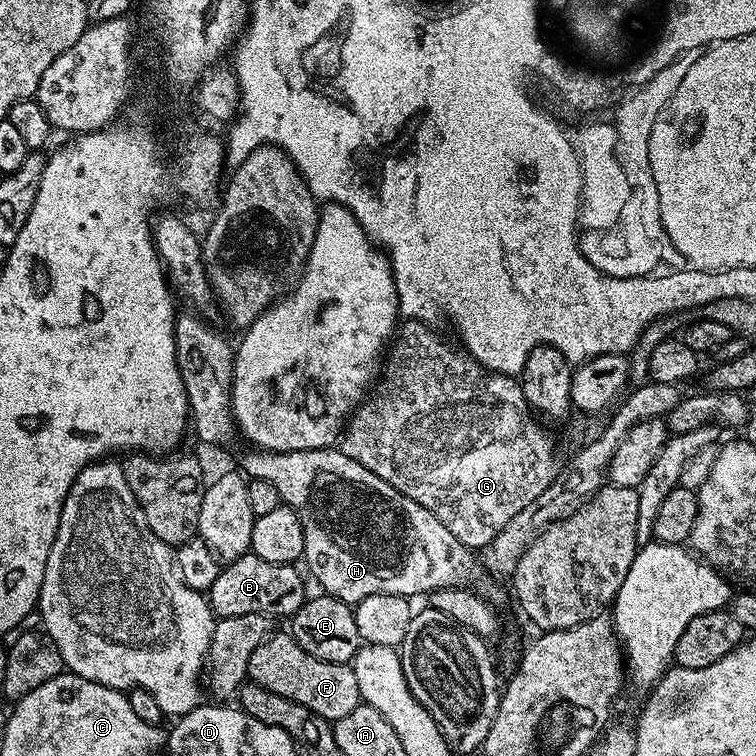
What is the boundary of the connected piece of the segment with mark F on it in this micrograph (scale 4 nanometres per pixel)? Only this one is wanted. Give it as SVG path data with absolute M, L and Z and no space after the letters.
M272 634L262 639L246 661L246 676L259 688L265 688L274 694L282 694L282 698L298 702L298 706L312 713L313 717L329 722L346 718L350 710L354 710L362 703L356 669L351 663L335 664L322 658L314 658L306 654L288 634L284 636Z

